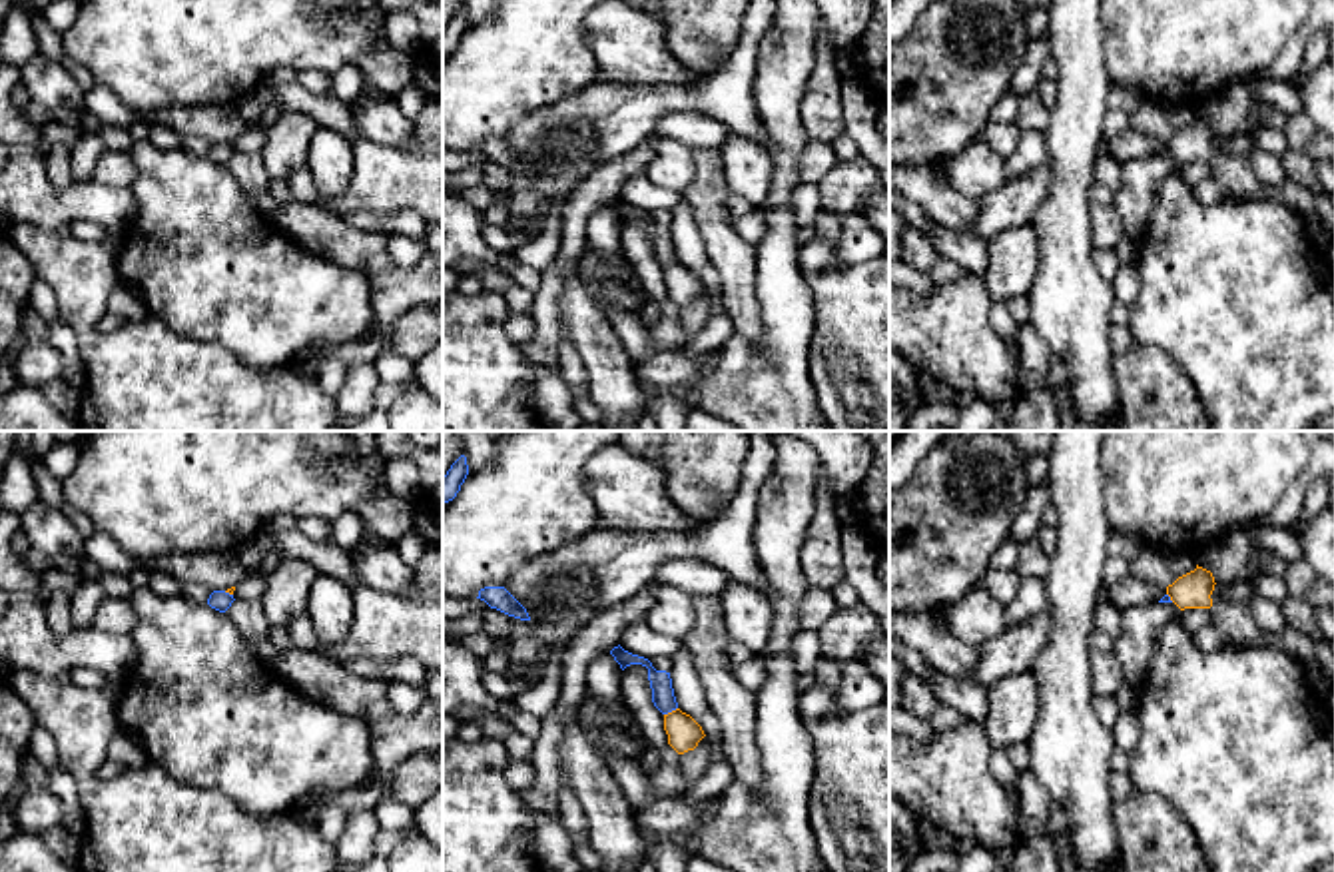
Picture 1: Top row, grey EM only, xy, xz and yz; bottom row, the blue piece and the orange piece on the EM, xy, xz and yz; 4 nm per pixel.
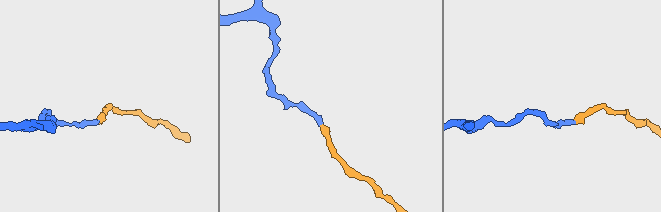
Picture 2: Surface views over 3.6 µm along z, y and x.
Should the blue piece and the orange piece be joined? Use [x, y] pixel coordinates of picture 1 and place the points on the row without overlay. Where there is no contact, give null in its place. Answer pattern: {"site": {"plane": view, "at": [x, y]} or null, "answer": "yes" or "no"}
{"site": {"plane": "xz", "at": [670, 264]}, "answer": "yes"}

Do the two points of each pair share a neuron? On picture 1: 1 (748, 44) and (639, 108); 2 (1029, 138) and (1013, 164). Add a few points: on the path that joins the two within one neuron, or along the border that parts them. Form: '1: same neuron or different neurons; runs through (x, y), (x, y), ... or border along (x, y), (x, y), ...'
1: same neuron; runs through (730, 74), (708, 96), (668, 98)
2: same neuron; runs through (1029, 144), (1019, 158)

